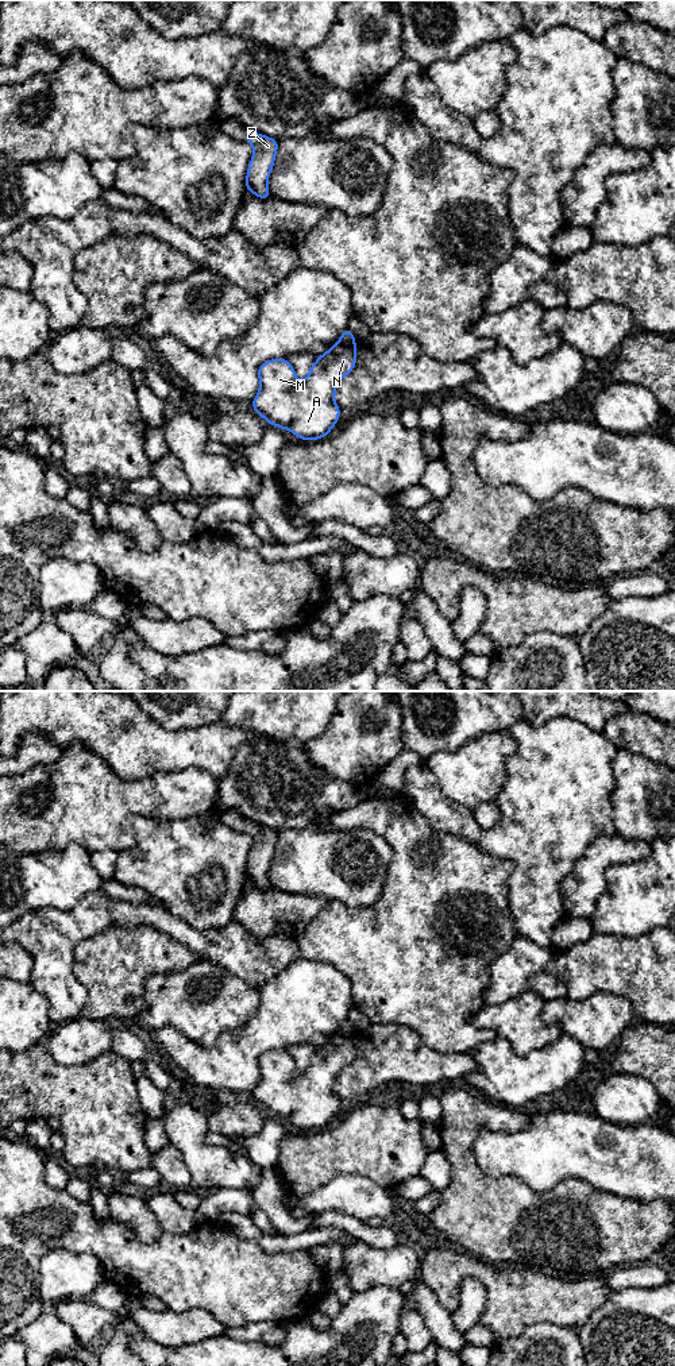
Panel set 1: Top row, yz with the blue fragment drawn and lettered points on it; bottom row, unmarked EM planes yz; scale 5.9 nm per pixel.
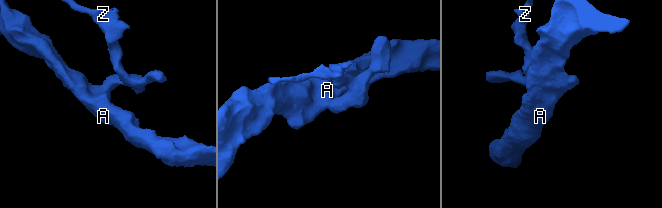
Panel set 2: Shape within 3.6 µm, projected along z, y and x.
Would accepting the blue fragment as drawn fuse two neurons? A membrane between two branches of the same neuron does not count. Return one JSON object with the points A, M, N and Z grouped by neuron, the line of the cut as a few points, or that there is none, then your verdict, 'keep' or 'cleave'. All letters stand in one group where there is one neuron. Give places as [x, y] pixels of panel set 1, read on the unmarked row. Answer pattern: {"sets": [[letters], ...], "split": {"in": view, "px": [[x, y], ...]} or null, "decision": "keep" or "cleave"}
{"sets": [["A", "M", "N"], ["Z"]], "split": {"in": "yz", "px": [[338, 1033], [354, 1034]]}, "decision": "cleave"}

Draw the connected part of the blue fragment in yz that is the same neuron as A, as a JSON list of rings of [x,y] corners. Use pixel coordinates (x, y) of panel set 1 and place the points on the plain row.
[[[336,1034],[325,1045],[313,1053],[308,1068],[300,1072],[293,1057],[285,1050],[271,1050],[258,1060],[259,1083],[251,1092],[254,1103],[269,1115],[281,1120],[289,1120],[301,1131],[317,1131],[325,1128],[340,1108],[340,1100],[335,1093],[335,1083],[339,1073],[350,1065],[356,1054],[354,1035]]]

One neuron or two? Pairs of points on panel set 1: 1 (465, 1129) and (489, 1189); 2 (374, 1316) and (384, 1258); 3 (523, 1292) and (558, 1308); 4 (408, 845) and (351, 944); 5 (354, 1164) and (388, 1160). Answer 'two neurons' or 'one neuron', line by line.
1: one neuron
2: two neurons
3: one neuron
4: one neuron
5: one neuron

